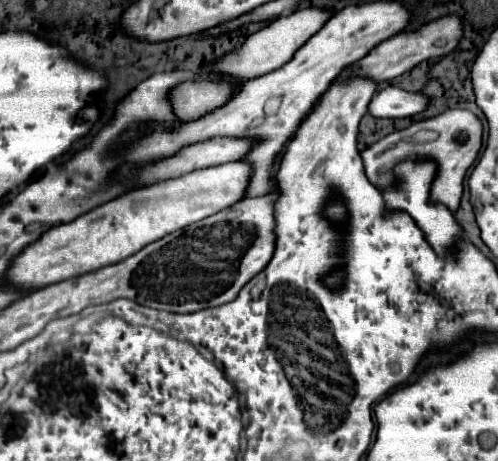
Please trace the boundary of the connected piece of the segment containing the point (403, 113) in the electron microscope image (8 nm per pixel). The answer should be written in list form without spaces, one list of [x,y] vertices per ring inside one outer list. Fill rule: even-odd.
[[[384,87],[380,89],[370,105],[368,111],[374,117],[410,117],[426,109],[426,97],[420,93],[410,93],[398,87]]]

